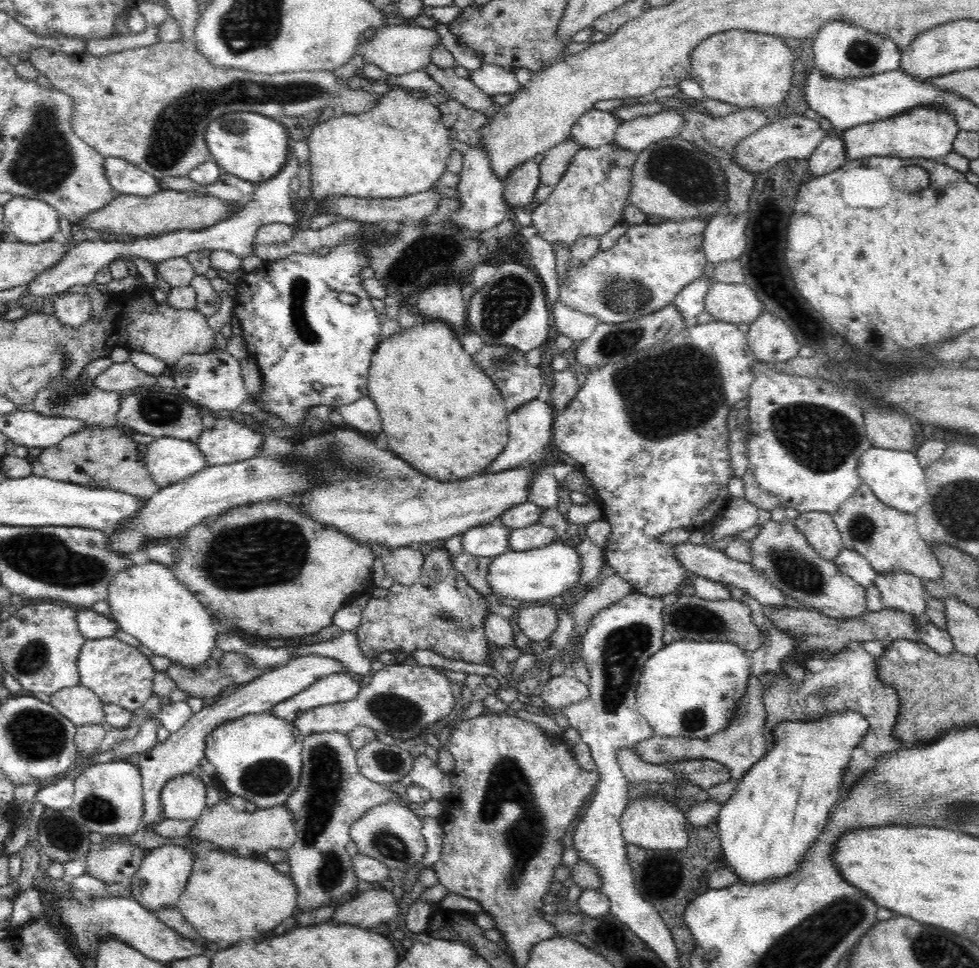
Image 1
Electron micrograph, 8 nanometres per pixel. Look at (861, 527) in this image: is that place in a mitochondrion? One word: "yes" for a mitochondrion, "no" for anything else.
yes

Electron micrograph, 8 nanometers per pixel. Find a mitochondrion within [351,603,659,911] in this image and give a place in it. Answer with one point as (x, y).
(507, 785)

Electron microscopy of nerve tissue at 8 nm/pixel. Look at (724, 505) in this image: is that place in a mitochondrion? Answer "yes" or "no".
no

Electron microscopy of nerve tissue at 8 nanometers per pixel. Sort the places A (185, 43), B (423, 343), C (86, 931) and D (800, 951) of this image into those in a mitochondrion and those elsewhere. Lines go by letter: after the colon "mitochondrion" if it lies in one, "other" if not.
A: other
B: other
C: mitochondrion
D: mitochondrion

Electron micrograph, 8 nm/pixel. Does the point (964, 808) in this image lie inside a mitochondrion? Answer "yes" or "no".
no

